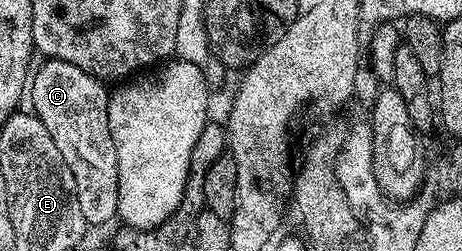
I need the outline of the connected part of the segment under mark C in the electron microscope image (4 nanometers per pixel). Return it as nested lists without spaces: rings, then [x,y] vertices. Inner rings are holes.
[[[45,60],[34,77],[33,113],[50,131],[50,139],[74,175],[78,207],[82,207],[82,219],[88,227],[104,225],[118,214],[118,151],[110,135],[109,96],[105,82],[69,61]]]

